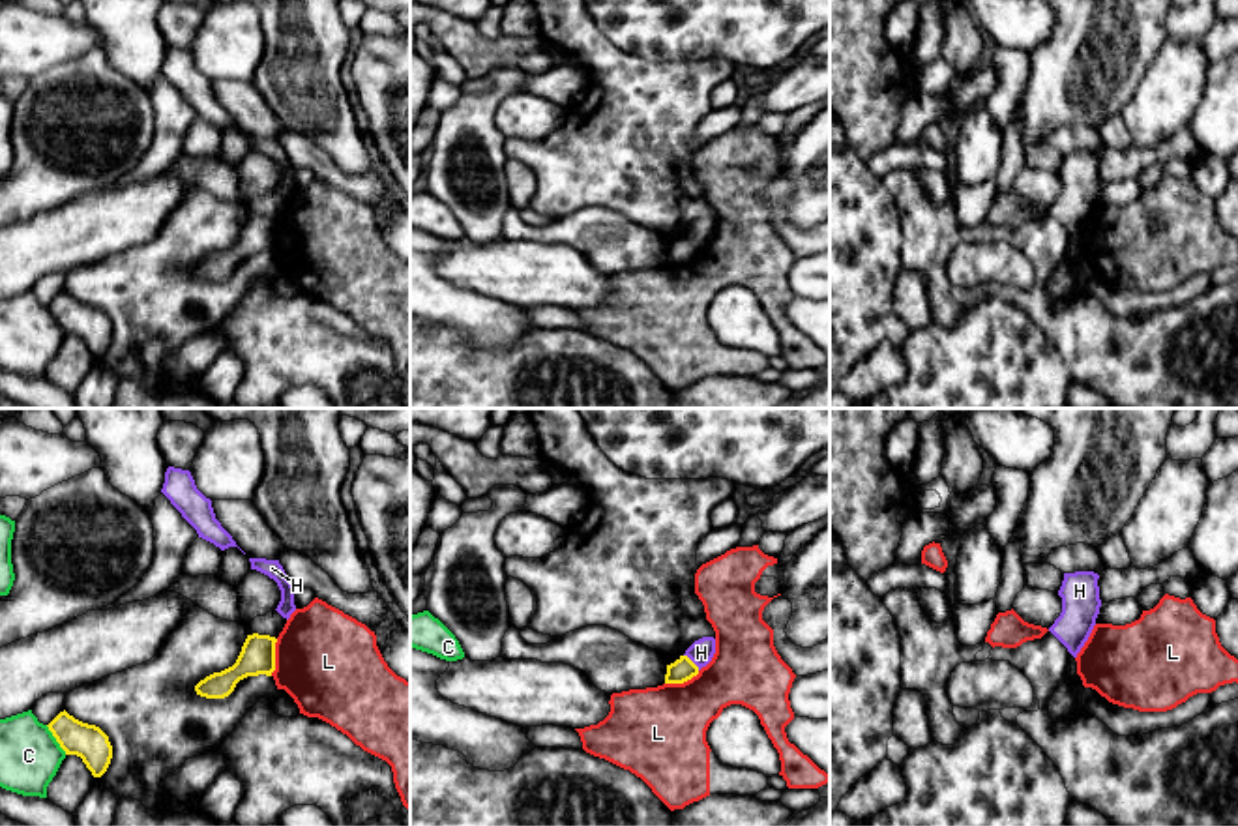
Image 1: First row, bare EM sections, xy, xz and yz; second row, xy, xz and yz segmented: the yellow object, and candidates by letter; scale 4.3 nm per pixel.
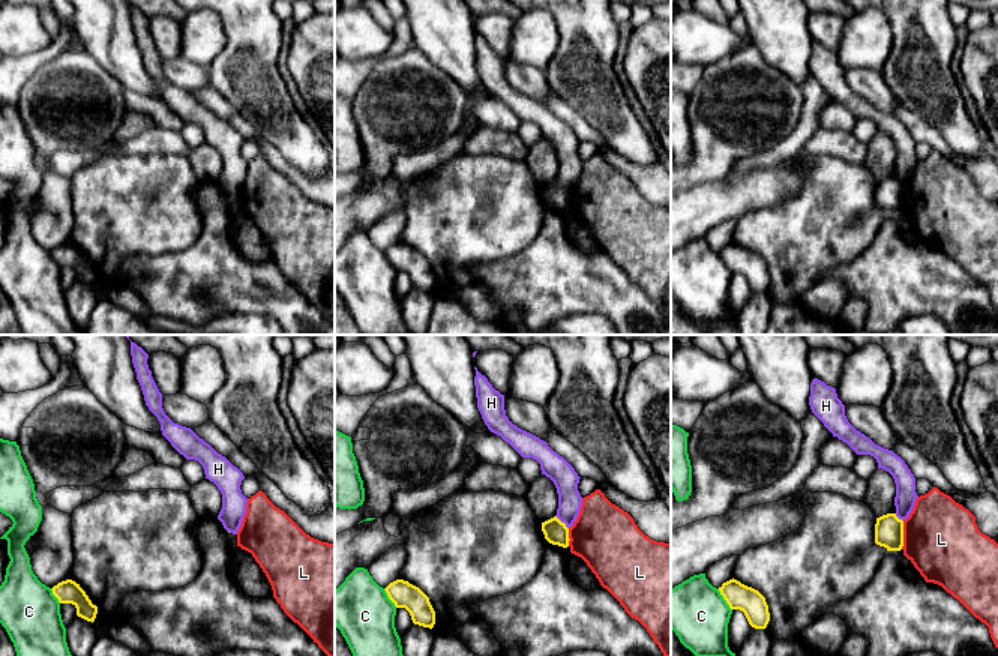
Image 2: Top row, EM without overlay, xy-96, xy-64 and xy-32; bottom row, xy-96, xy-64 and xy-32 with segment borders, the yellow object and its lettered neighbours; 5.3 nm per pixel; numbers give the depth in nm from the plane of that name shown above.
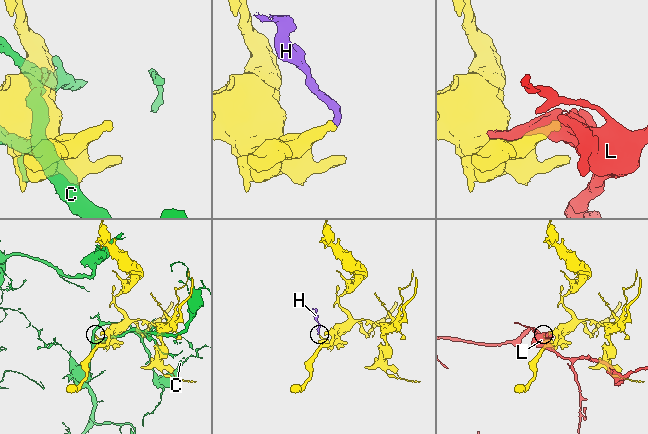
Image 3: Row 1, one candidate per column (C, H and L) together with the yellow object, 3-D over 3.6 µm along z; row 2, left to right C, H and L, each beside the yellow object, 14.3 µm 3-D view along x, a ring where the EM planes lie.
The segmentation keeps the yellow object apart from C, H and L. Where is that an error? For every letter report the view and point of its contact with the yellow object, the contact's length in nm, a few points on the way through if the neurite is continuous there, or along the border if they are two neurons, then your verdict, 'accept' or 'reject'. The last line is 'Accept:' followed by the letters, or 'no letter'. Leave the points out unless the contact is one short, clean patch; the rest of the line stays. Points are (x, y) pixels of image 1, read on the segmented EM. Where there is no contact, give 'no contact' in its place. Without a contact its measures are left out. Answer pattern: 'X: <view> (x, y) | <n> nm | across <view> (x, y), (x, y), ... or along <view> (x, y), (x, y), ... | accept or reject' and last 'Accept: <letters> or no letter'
C: xy (57, 740) | 160 nm | reject
H: xz (692, 662) | 100 nm | along xz (684, 654), (699, 669) | reject
L: xy (274, 658) | 160 nm | reject
Accept: no letter

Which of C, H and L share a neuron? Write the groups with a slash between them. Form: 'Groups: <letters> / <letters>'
Groups: C / H / L

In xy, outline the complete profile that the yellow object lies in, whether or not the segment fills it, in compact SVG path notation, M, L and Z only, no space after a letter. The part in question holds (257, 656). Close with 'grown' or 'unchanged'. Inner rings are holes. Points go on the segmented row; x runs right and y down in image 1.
M247 635L236 663L221 672L214 672L195 686L197 695L206 699L228 697L236 684L247 676L266 674L275 671L275 637Z | unchanged

